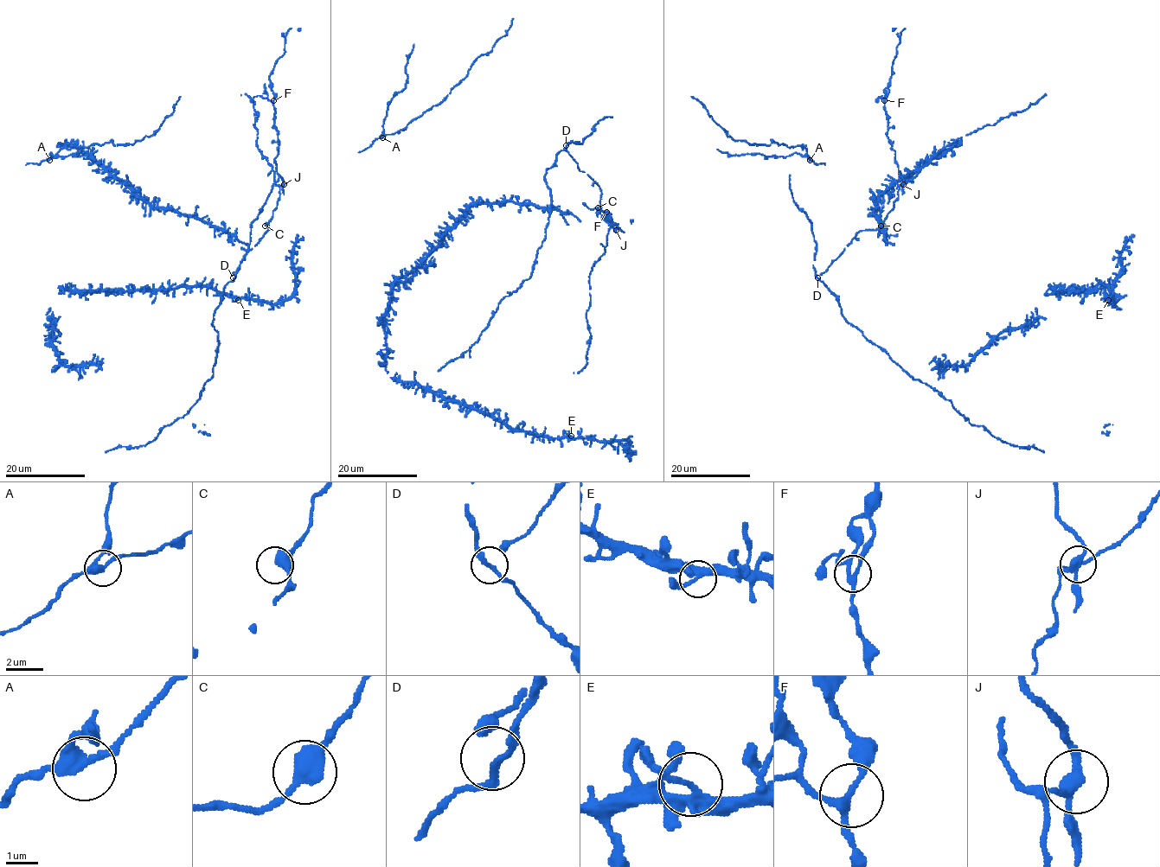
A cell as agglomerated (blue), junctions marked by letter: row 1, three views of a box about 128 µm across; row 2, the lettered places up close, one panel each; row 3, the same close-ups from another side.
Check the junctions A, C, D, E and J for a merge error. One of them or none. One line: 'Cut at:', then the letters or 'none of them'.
Cut at: J

